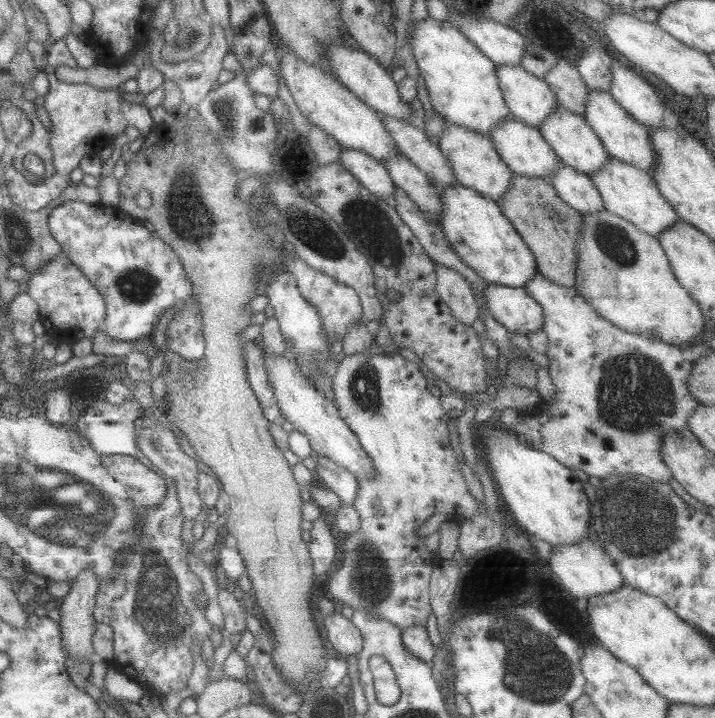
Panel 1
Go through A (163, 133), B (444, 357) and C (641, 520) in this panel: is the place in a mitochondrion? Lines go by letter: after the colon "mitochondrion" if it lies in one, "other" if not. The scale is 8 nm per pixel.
A: other
B: other
C: mitochondrion

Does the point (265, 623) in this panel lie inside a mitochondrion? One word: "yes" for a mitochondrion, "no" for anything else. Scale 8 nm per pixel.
no

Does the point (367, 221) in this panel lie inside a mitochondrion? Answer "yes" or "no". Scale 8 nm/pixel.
yes

